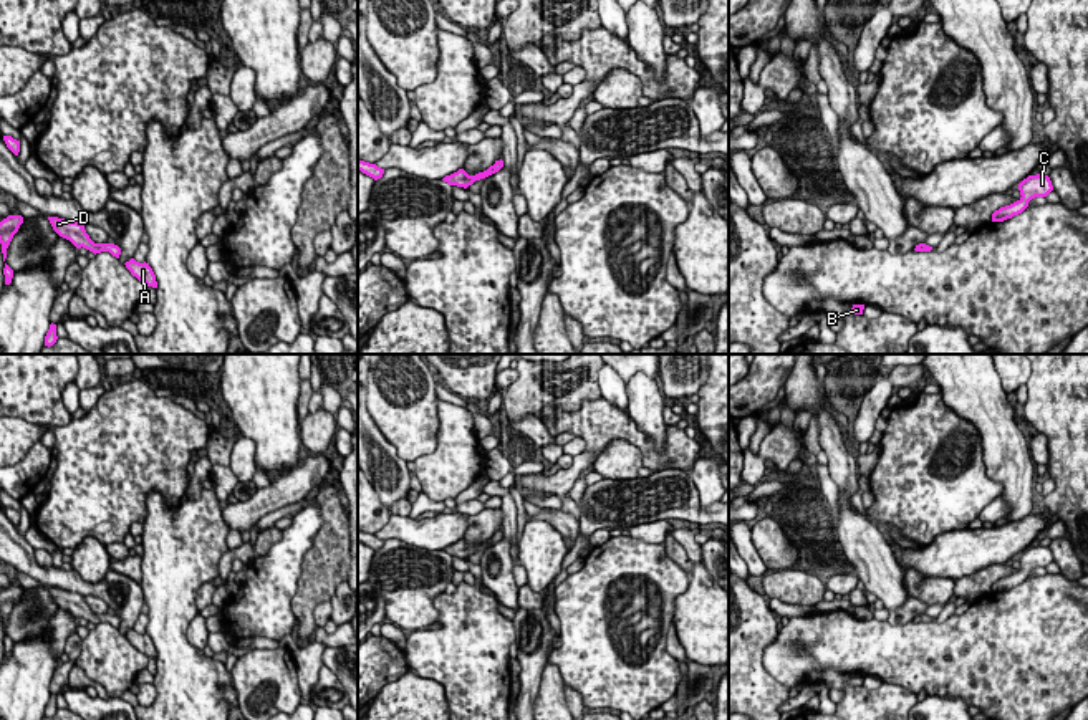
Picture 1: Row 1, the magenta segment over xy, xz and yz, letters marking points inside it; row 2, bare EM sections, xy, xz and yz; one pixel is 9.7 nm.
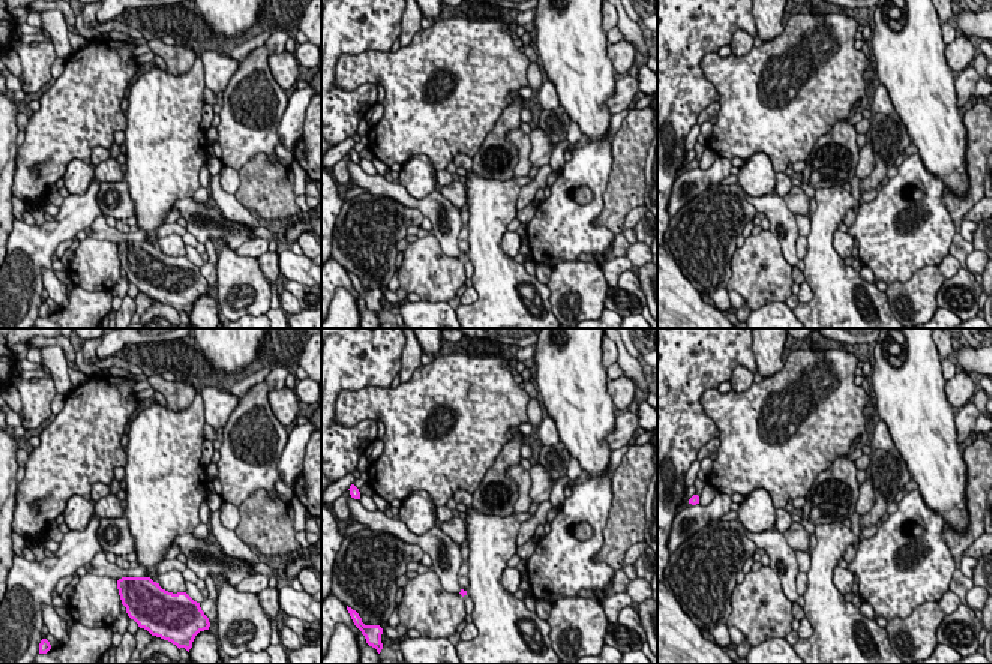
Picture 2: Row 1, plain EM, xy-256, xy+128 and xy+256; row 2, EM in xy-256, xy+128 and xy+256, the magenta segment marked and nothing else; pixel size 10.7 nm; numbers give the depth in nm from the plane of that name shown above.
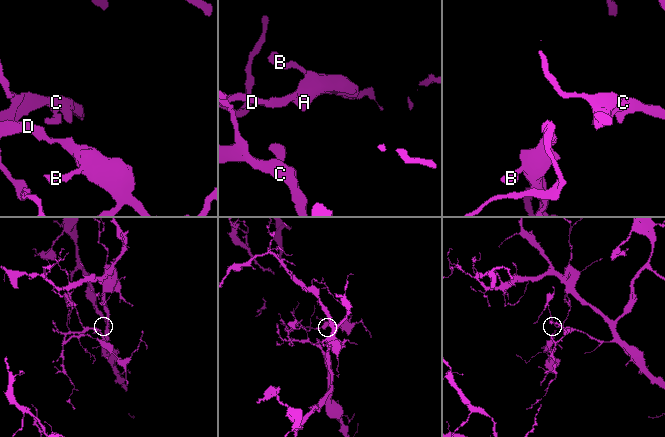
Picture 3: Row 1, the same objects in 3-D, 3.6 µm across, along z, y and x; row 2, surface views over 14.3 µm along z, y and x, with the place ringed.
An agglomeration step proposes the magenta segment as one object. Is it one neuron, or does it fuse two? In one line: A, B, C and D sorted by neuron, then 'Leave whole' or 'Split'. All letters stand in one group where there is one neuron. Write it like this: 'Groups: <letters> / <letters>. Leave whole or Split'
Groups: A B C D. Leave whole

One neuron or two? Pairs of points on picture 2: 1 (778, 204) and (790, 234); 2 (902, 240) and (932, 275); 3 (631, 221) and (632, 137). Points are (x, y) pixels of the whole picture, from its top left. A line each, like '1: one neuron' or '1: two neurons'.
1: one neuron
2: two neurons
3: two neurons

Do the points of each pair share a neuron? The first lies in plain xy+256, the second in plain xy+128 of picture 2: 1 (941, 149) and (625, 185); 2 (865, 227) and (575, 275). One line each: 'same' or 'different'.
1: different
2: different

